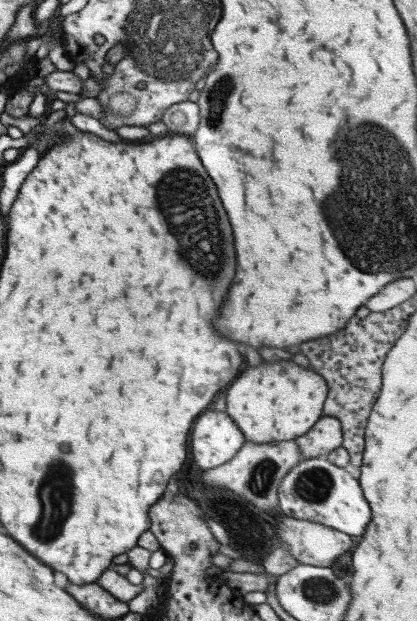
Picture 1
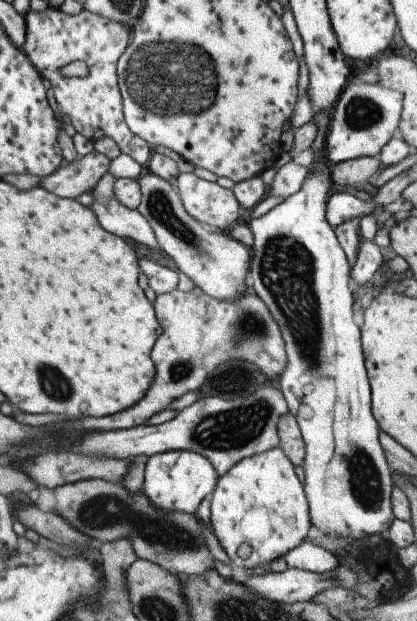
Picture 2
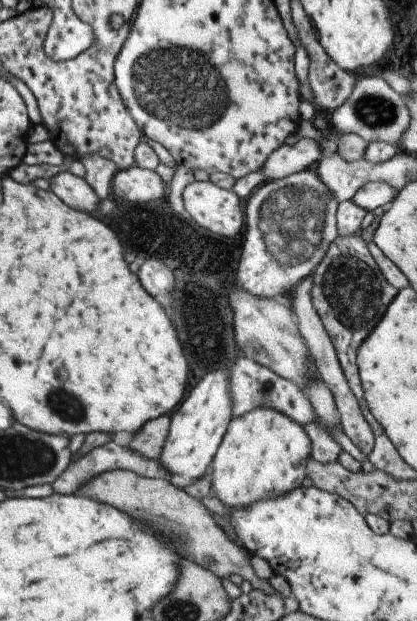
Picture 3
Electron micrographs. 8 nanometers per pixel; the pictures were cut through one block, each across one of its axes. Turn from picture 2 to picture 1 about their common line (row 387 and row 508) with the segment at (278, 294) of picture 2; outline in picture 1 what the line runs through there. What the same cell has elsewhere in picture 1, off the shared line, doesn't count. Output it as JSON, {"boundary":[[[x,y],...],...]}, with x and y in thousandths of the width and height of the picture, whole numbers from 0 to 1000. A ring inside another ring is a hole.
{"boundary":[[[779,734],[736,741],[717,741],[703,754],[693,755],[664,783],[664,815],[683,829],[717,837],[739,837],[779,845],[837,863],[866,863],[885,841],[885,813],[868,799],[859,773],[847,770],[823,754],[787,744]]]}

